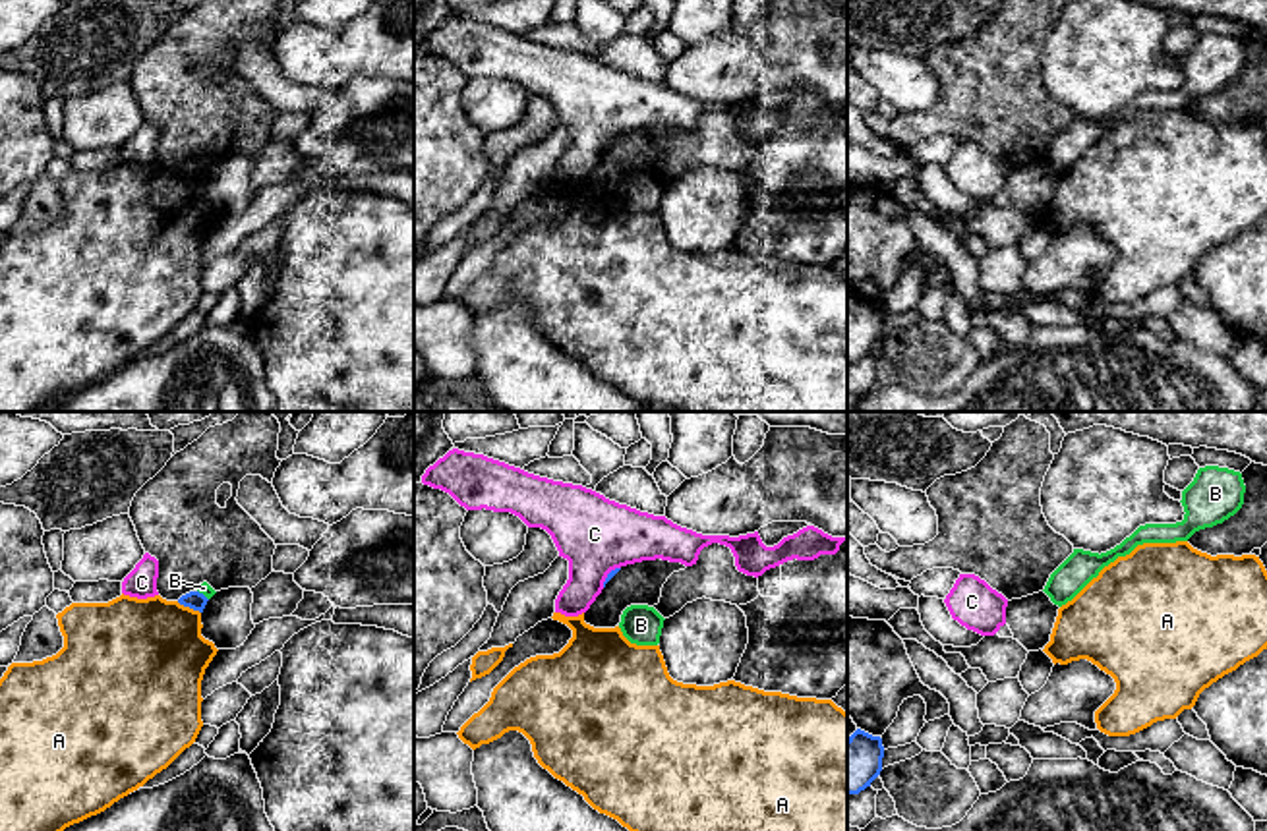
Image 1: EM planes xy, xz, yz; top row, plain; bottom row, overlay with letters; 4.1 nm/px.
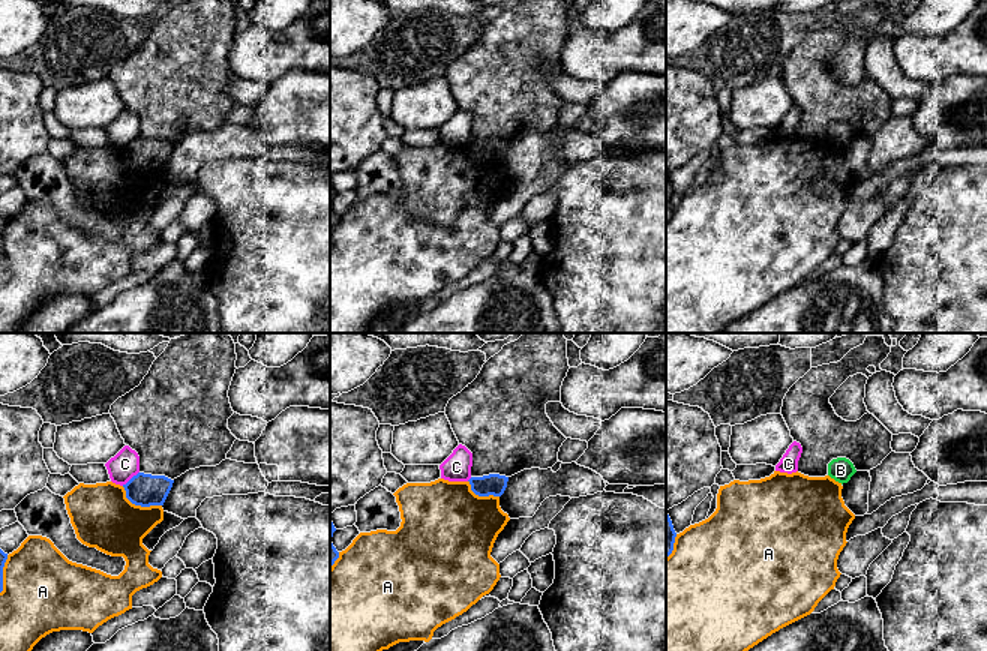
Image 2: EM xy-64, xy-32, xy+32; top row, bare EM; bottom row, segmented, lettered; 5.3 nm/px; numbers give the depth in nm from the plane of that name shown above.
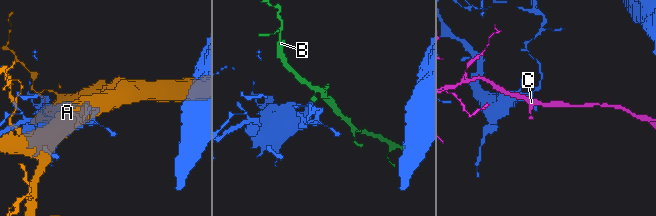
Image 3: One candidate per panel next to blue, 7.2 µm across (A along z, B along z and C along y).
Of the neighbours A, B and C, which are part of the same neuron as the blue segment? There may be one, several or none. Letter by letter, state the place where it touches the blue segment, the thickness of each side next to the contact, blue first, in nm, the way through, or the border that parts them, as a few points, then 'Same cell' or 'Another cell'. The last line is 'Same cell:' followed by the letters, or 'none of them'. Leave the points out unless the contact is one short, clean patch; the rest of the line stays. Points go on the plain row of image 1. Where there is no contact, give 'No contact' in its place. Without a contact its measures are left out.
A: Touches blue at xy (188, 172). Thickness 80 nm (blue) against 440 nm. Another cell
B: Touches blue at xy (204, 163). Thickness 80 nm (blue) against 50 nm. Boundary: xy (198, 157), (207, 167). Another cell
C: Touches blue at xz (608, 142). Thickness 20 nm (blue) against 320 nm. Another cell
Same cell: none of them

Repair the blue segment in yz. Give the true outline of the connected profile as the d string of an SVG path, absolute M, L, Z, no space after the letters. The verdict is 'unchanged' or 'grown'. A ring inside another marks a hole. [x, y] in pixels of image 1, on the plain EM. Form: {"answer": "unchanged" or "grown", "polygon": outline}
{"answer": "unchanged", "polygon": "M857 296L847 305L847 361L859 361L880 342L884 313L880 303Z"}

